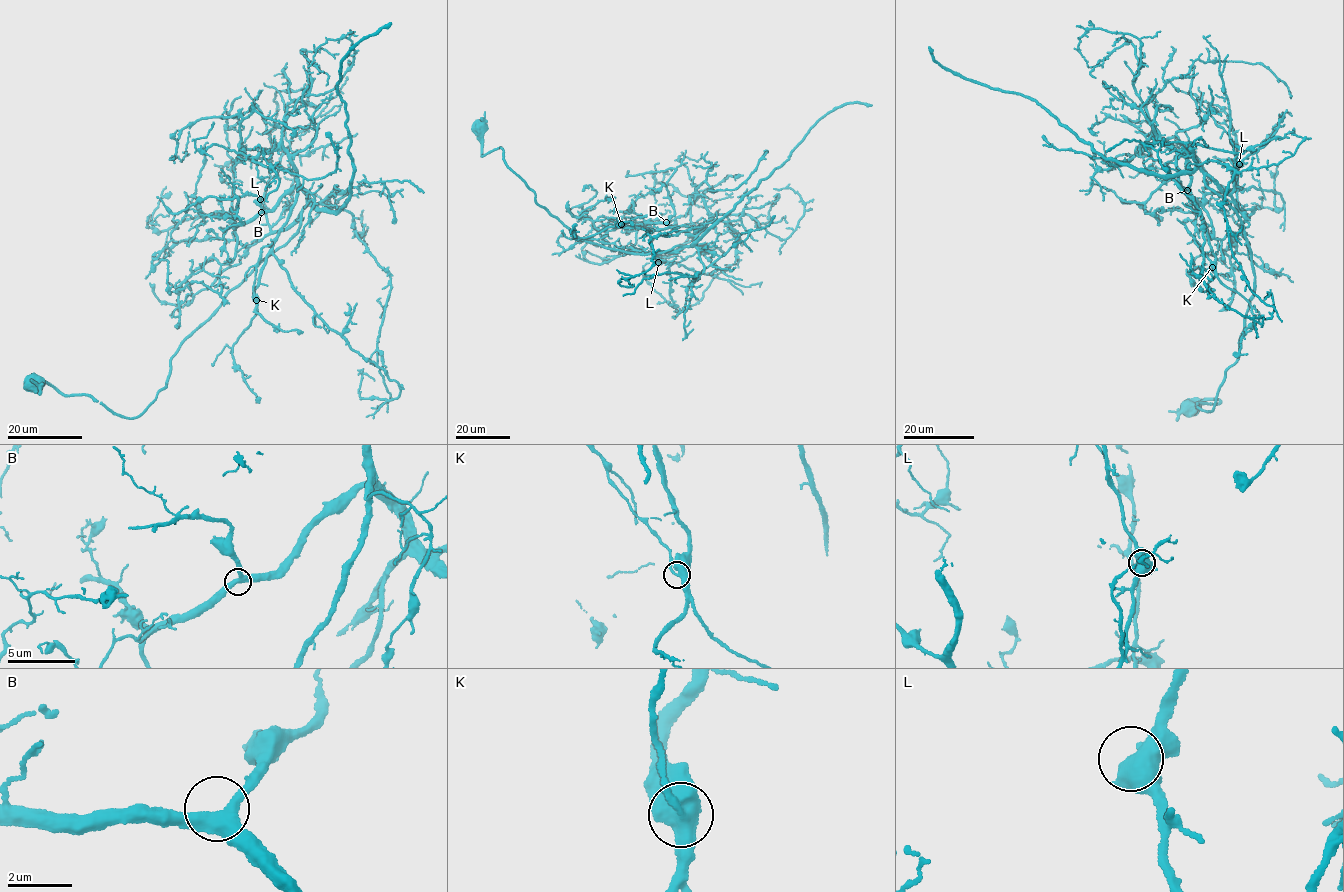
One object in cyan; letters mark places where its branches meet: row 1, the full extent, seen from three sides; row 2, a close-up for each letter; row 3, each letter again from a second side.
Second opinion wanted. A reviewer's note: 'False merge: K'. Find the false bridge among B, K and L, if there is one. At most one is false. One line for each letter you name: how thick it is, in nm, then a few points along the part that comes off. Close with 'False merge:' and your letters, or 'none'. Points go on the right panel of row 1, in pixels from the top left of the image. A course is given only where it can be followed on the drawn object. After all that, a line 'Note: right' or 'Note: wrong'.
False merge: none
Note: wrong

